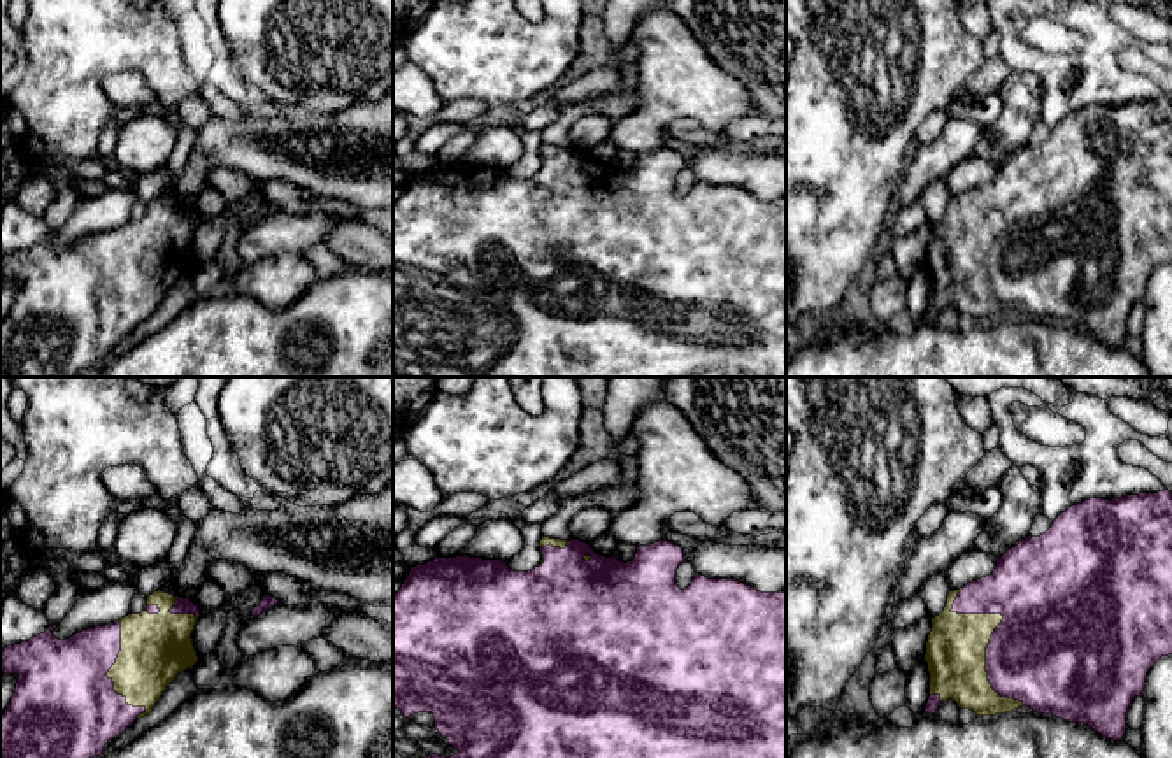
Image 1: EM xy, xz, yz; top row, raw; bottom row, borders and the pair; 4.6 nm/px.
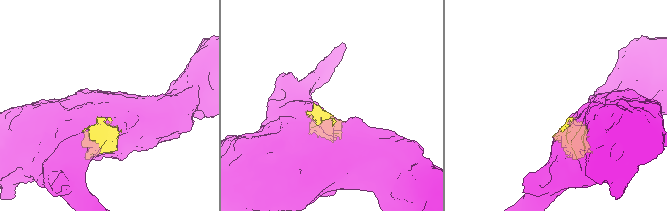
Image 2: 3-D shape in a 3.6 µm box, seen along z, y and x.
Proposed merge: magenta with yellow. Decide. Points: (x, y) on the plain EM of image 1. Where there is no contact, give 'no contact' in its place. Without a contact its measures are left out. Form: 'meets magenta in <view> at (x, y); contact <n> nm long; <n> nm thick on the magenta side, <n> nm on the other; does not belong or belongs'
meets magenta in yz at (993, 239); contact 600 nm long; 480 nm thick on the magenta side, 280 nm on the other; belongs

